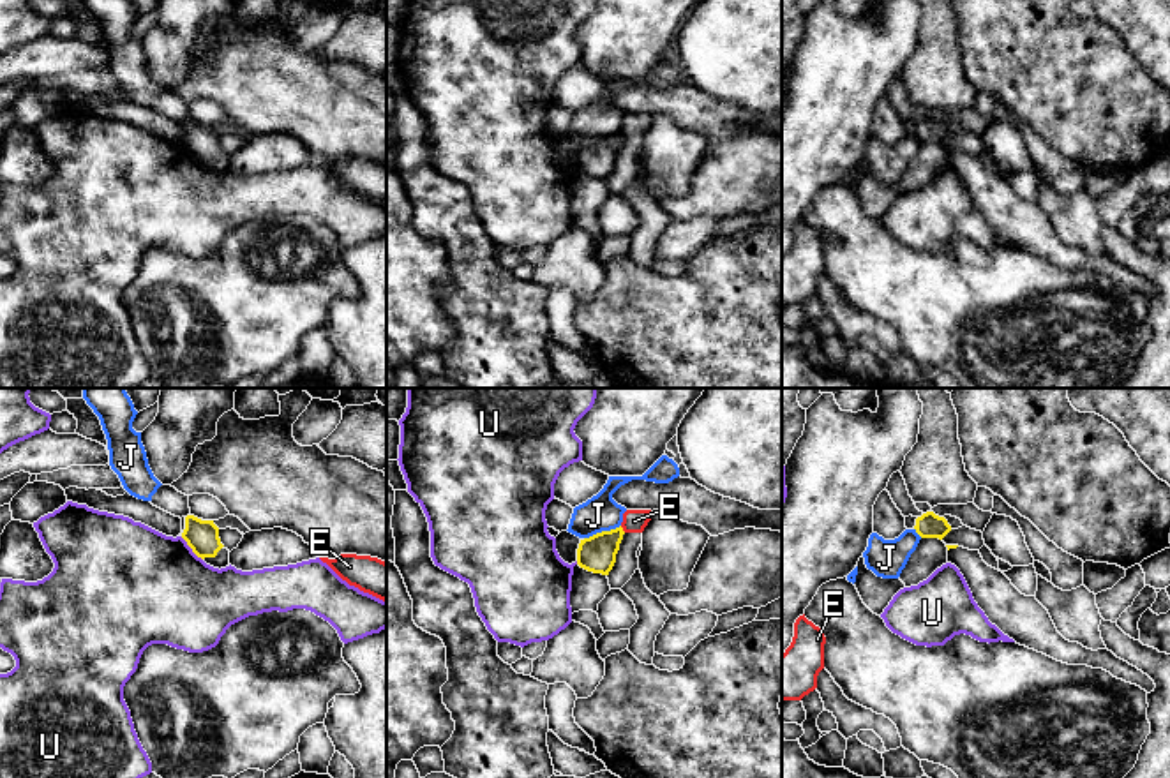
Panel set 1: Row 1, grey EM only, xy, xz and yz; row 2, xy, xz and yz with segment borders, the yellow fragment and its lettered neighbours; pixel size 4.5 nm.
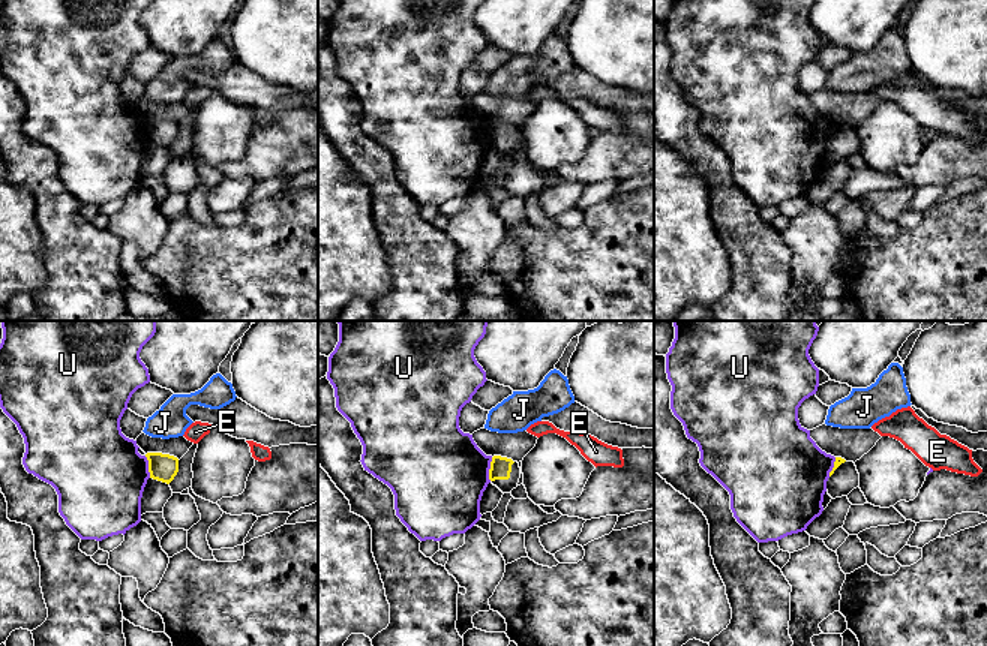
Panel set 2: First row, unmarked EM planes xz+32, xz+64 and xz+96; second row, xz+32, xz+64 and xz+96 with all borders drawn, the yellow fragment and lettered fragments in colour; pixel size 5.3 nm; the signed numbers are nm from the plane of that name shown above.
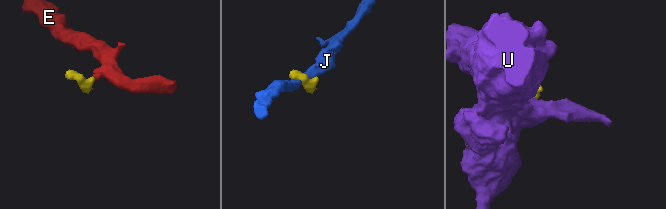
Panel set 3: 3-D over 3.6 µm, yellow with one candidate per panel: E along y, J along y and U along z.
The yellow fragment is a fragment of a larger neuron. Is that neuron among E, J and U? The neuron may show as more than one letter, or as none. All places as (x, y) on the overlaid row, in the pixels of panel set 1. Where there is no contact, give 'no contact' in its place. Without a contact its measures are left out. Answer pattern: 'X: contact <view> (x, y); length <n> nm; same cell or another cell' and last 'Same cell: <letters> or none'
E: contact xz (622, 530); length 40 nm; another cell
J: contact xz (602, 531); length 180 nm; another cell
U: contact xy (191, 547); length 150 nm; another cell
Same cell: none

